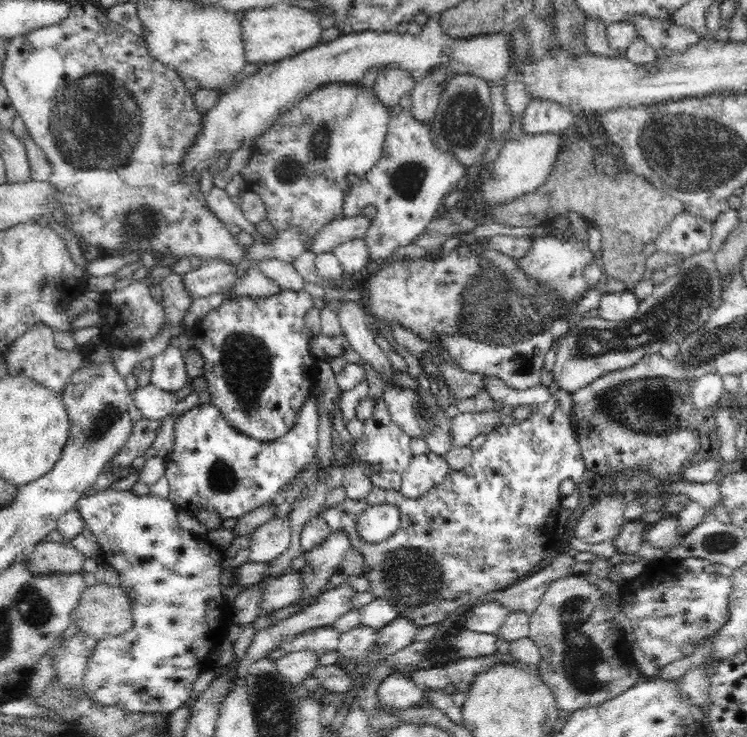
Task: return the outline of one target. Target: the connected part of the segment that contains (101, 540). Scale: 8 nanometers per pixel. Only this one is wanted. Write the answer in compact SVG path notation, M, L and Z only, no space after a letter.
M94 489L88 490L81 496L81 499L77 500L78 513L82 516L85 528L88 529L98 542L101 548L102 562L106 562L120 573L120 587L122 587L130 597L132 601L133 625L130 630L120 633L118 636L107 636L102 640L97 641L97 645L92 651L92 656L88 657L87 667L83 676L83 690L88 694L88 697L92 698L94 702L104 705L104 707L118 707L121 710L128 712L138 713L172 713L174 710L180 708L190 698L190 690L192 690L192 684L198 675L209 664L208 656L211 657L216 652L216 647L212 639L212 634L218 630L224 629L227 622L227 617L222 613L224 602L223 596L220 593L220 572L222 568L220 564L224 560L224 550L215 546L212 542L206 538L206 535L196 535L192 532L185 531L180 527L178 523L178 509L168 497L162 498L160 496L152 496L150 493L145 495L138 495L132 493L132 491L116 491L109 489L106 491L96 491Z

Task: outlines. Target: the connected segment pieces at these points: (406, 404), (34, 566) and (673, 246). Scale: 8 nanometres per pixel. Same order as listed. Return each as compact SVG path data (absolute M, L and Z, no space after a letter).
M424 384L417 391L407 390L398 386L386 386L381 397L385 400L392 422L400 426L401 430L408 433L412 438L422 438L428 445L428 450L434 454L443 456L452 448L452 431L450 431L450 420L446 411L438 405L436 396L425 390Z
M70 540L62 542L45 541L38 543L26 554L26 561L34 575L54 573L80 574L86 556L78 551Z
M684 212L668 224L655 244L658 251L685 259L709 250L712 233L712 221Z

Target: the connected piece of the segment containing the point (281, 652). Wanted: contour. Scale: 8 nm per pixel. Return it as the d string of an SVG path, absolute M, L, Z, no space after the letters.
M334 625L313 628L291 639L284 639L283 643L278 648L271 650L268 656L272 656L276 661L289 652L310 650L320 658L331 650L337 650L339 636L340 632L334 628Z

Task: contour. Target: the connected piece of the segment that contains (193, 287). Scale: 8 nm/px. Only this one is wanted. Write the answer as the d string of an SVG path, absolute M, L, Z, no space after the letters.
M224 260L203 262L200 268L184 275L186 291L192 301L230 289L239 282L237 266Z

